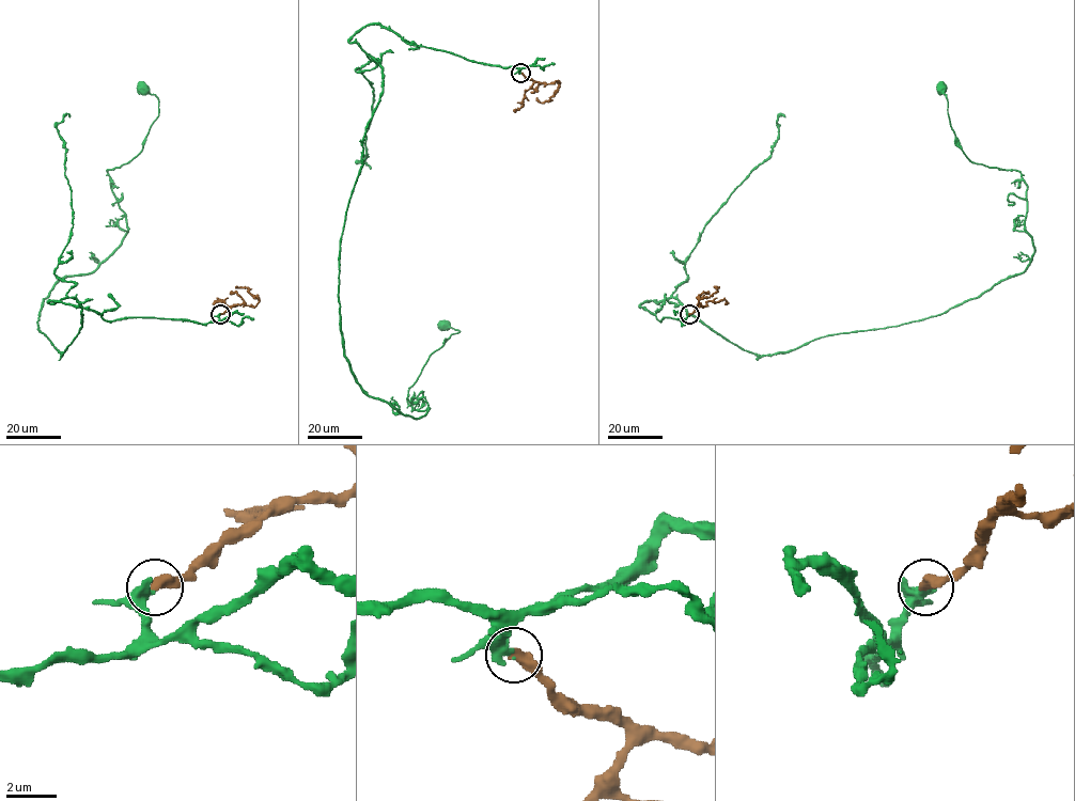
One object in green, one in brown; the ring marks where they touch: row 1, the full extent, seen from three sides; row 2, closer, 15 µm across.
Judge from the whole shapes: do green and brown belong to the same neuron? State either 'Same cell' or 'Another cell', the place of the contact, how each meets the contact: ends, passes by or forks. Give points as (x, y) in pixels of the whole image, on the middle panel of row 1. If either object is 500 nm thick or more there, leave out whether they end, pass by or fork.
Same cell. Place: (520, 73). At the ring green passes by. At the ring brown ends

